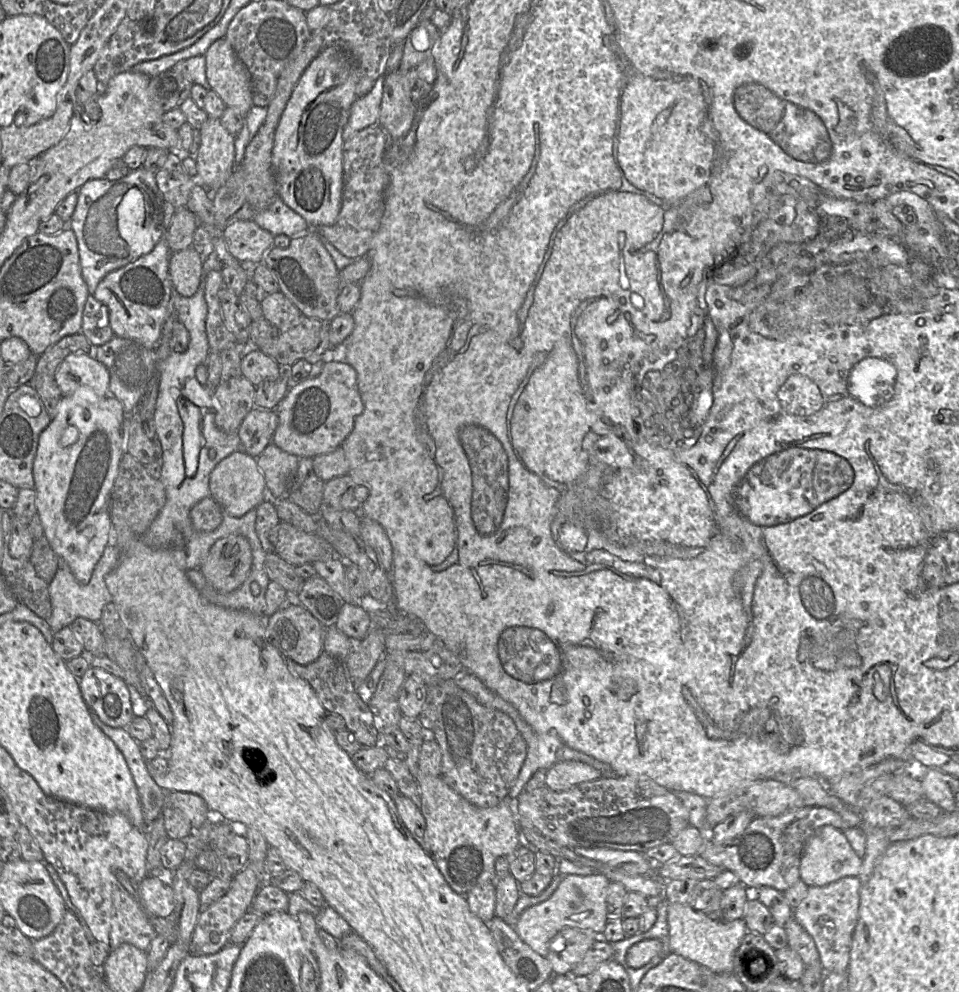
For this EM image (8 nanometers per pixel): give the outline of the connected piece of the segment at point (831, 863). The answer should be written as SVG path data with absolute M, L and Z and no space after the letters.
M831 825L821 827L803 847L799 873L800 879L808 886L826 886L844 877L859 877L862 859L857 856L844 832Z

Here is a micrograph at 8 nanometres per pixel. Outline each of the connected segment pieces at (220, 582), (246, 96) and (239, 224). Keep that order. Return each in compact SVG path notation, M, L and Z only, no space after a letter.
M231 534L214 543L199 569L216 590L229 593L243 584L251 566L249 541L244 536Z
M225 38L214 41L205 53L206 77L225 106L237 108L247 115L254 105L251 75Z
M253 220L236 221L223 232L226 246L238 261L261 263L273 247L274 236Z

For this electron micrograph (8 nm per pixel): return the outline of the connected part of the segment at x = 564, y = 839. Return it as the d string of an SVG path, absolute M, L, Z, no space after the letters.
M632 775L632 776L606 776L606 777L602 777L600 779L594 780L594 781L587 781L587 782L579 783L579 784L575 785L574 787L566 790L566 791L554 791L554 790L551 790L547 786L544 786L544 787L541 787L541 788L537 788L537 789L529 791L529 792L526 792L526 791L522 790L522 792L520 793L520 795L518 796L517 801L516 801L516 814L517 814L517 825L519 827L519 832L520 832L520 827L523 827L523 828L535 828L540 833L542 833L545 837L555 841L557 844L559 844L561 846L566 846L566 847L569 847L569 848L576 848L576 847L583 847L583 848L609 848L609 849L618 849L618 850L624 850L624 851L637 851L637 852L641 852L641 853L645 853L648 849L651 849L651 848L653 848L655 846L658 846L658 845L661 845L661 844L665 844L665 843L671 843L673 841L673 839L683 829L685 829L687 826L690 825L690 823L689 823L689 812L688 812L687 808L683 805L681 800L678 797L675 796L673 791L658 785L656 782L654 782L652 779L648 778L647 776L637 776L637 775Z

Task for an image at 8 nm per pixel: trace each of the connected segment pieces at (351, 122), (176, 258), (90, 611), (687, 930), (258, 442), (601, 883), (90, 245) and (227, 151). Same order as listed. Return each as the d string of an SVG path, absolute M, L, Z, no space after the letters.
M384 75L379 76L373 88L363 97L357 98L351 106L349 119L343 130L343 140L356 132L378 123L383 96Z
M192 247L172 253L169 275L177 292L184 297L193 296L201 283L203 261Z
M108 544L104 549L101 558L95 565L90 581L85 585L80 584L75 579L69 566L59 560L57 572L49 584L52 614L48 620L48 624L51 627L52 633L58 632L66 626L69 627L78 617L83 617L99 624L103 608L113 600L113 597L106 586L105 577L118 565L119 560L119 548L116 545Z
M668 903L667 908L669 950L671 953L678 954L688 960L697 962L715 973L733 972L734 953L739 947L746 932L751 932L747 929L743 918L724 923L720 920L712 920L708 918L704 913L695 911L687 904Z
M254 407L238 429L242 451L257 458L272 442L277 426L275 410Z
M602 874L563 876L547 900L527 908L521 914L515 926L516 933L530 948L544 957L550 950L551 941L564 928L588 929L600 937L607 922L606 896L609 884L609 879Z
M143 167L131 170L118 180L93 179L79 188L78 201L68 227L73 230L77 239L82 277L90 295L94 296L98 284L107 274L147 255L165 236L162 200L155 174Z
M209 117L201 126L200 128L200 147L198 150L198 153L195 156L195 161L196 161L196 168L197 168L197 175L196 177L192 178L197 178L197 183L200 183L202 186L207 187L209 190L216 190L219 188L221 185L224 184L224 182L231 176L231 174L234 172L234 160L235 160L235 141L234 141L235 136L233 136L221 123L221 120L219 118L212 118Z

